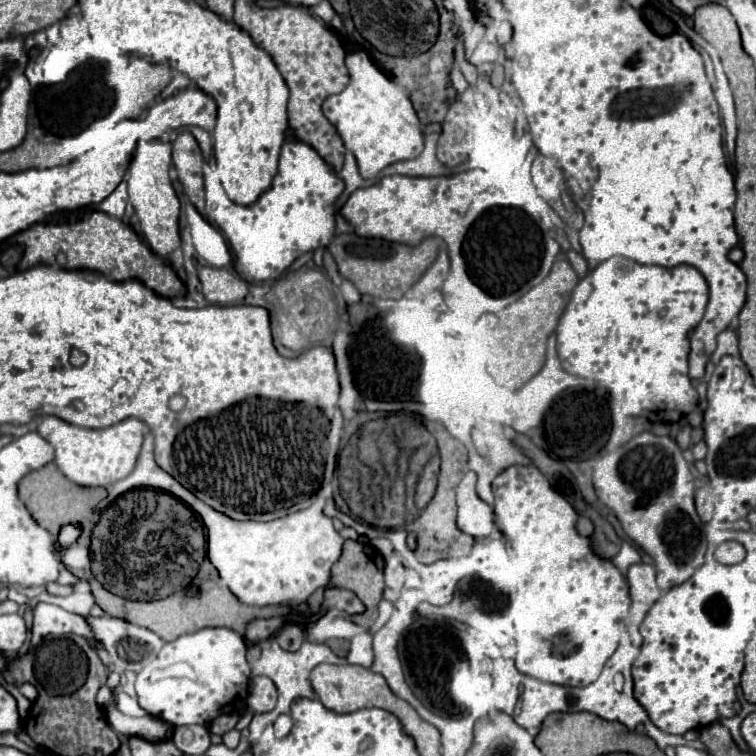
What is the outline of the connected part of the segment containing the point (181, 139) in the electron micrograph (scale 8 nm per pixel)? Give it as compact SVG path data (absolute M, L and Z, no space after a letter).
M190 132L178 134L178 138L172 142L172 162L178 170L178 178L184 186L186 196L190 198L198 212L204 212L202 152Z

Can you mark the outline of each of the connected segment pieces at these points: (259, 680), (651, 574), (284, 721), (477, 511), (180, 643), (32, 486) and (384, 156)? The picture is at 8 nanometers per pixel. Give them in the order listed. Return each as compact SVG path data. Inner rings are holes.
M266 676L252 678L248 706L250 706L250 710L239 719L235 727L237 730L248 728L254 714L264 714L264 712L274 710L274 706L276 706L276 686L272 684L272 680L268 680Z
M634 564L628 568L628 586L634 606L652 606L660 596L656 586L656 570L650 564Z
M288 714L280 716L276 722L274 722L274 732L276 732L276 738L284 738L288 736L288 732L292 730L292 718Z
M466 472L456 490L458 528L470 536L490 536L494 530L492 508L476 494L476 474Z
M202 628L192 634L184 634L176 640L164 642L156 660L152 660L136 678L136 696L140 708L150 716L168 722L170 726L204 724L208 726L222 714L226 704L236 698L246 698L246 684L250 684L250 666L246 660L246 642L230 628Z
M52 462L42 466L40 470L34 470L28 476L24 476L18 490L20 490L20 498L26 504L28 512L52 536L58 536L60 528L68 522L80 522L82 532L92 532L92 528L96 524L96 516L100 516L100 512L96 512L96 506L106 496L104 488L84 488L84 486L78 486L78 484L72 484L72 492L64 492L64 476L54 474ZM38 472L44 472L44 476L40 476L40 480L38 480ZM48 476L52 476L52 484L48 484Z
M354 52L346 58L350 84L322 104L324 116L336 126L344 146L356 156L360 174L374 178L388 164L416 158L422 148L420 120L412 108L410 98L400 90L390 76L386 76L366 52Z

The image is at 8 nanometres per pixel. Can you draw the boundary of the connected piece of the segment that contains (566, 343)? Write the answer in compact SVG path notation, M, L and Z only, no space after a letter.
M616 256L578 282L572 298L556 326L558 356L568 374L590 378L602 384L620 410L628 416L644 416L650 422L678 422L696 408L698 392L688 378L688 332L704 316L708 304L708 284L694 266L644 266L630 258Z

